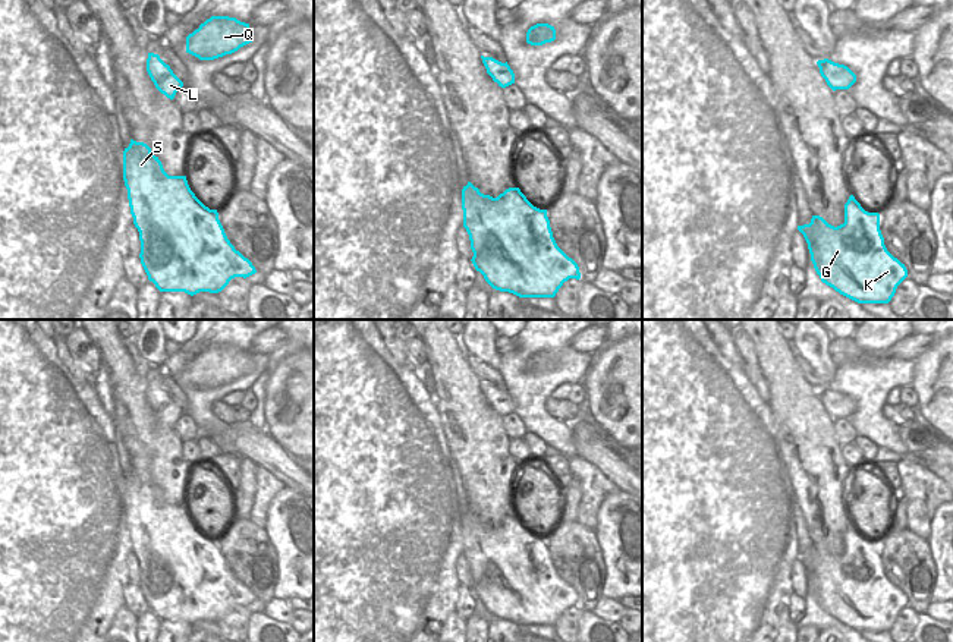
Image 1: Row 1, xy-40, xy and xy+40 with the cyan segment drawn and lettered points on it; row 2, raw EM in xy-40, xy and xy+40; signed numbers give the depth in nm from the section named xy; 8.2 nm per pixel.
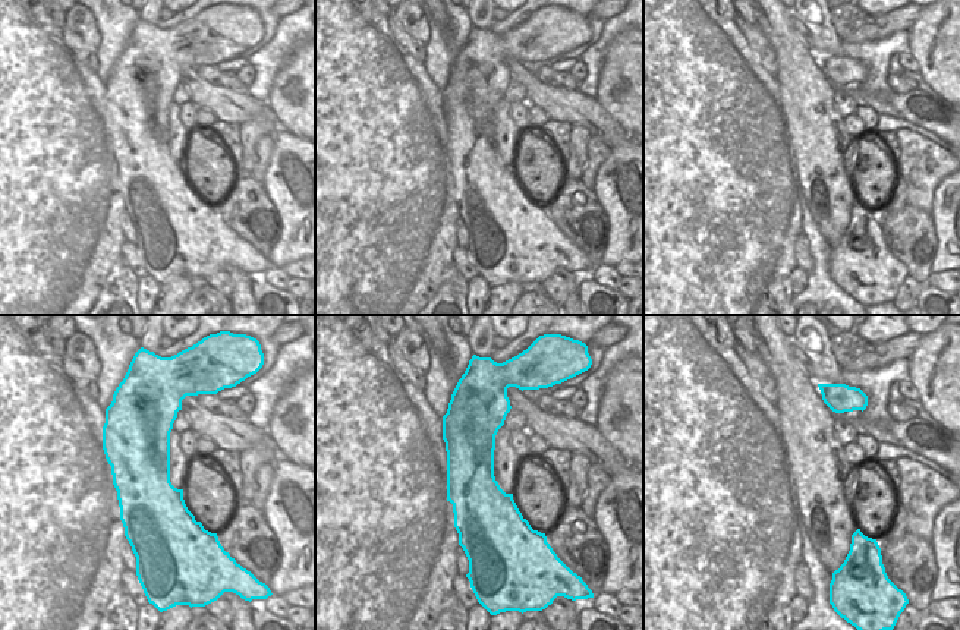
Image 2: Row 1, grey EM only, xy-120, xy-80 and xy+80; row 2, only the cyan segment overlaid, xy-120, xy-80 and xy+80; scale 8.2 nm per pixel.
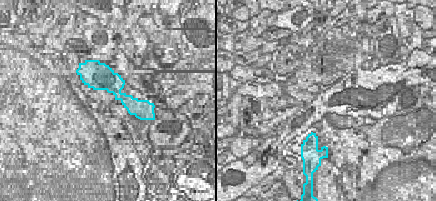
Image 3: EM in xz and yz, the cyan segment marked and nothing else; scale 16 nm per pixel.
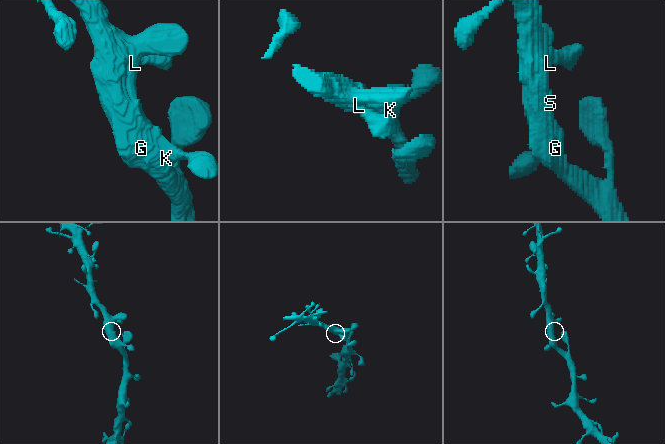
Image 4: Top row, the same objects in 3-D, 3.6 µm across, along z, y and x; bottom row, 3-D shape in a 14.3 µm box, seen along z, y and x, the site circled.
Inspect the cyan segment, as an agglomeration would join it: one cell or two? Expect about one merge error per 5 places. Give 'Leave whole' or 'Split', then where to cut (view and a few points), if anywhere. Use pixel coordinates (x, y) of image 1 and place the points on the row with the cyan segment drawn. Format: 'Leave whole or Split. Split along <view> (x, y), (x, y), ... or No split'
Leave whole. No split

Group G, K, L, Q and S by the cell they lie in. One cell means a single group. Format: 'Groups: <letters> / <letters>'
Groups: G K L Q S

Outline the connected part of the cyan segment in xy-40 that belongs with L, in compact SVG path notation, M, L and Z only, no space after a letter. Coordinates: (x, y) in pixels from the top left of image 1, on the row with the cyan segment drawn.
M148 53L147 72L155 88L170 100L173 100L176 92L183 86L183 82L158 54Z

